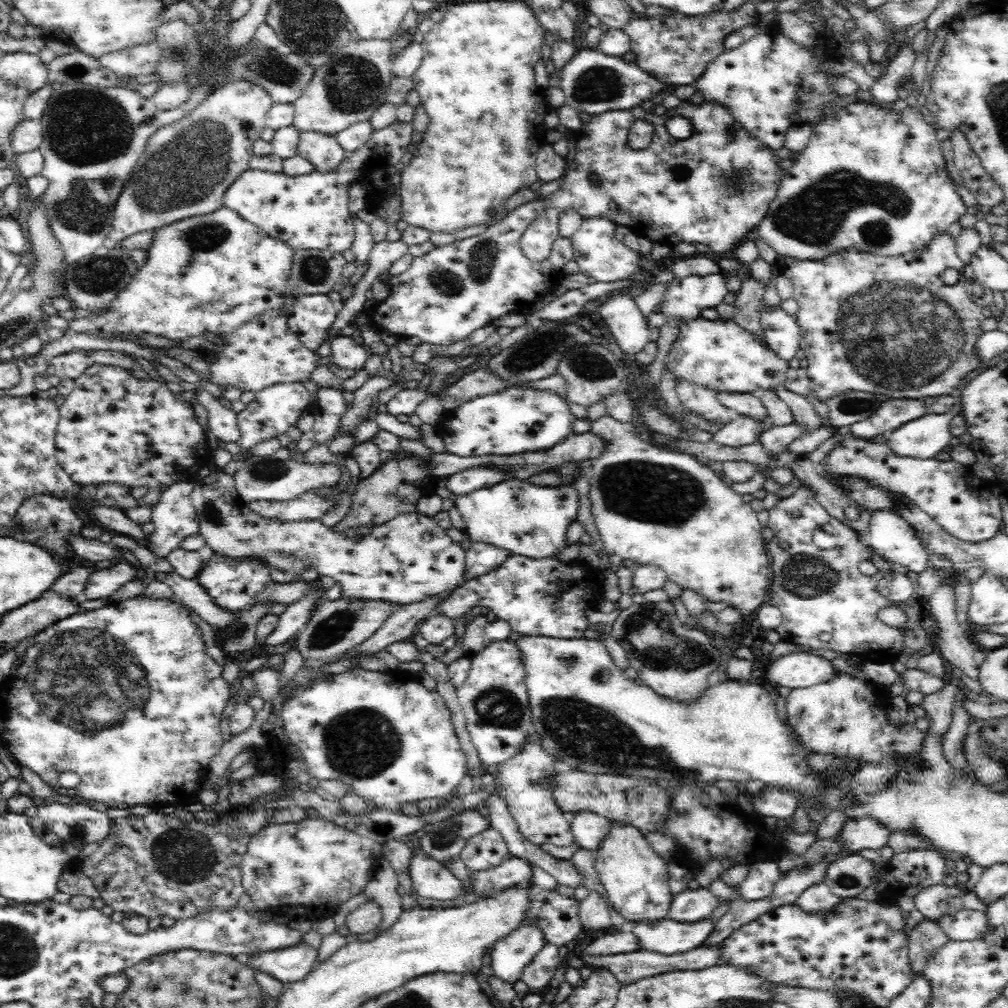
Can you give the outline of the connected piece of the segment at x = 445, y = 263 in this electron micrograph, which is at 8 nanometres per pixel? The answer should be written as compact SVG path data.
M546 198L528 201L509 211L502 222L487 227L482 234L436 246L421 257L413 257L412 264L406 272L387 278L390 295L386 300L377 302L369 311L370 324L378 330L388 331L400 338L416 337L422 343L430 345L432 352L438 353L440 348L452 346L504 315L528 313L536 301L552 295L555 289L563 284L566 278L563 268L573 260L574 255L569 238L559 236L554 241L550 256L544 262L530 263L520 247L519 241L526 228L538 220L542 212L546 212Z

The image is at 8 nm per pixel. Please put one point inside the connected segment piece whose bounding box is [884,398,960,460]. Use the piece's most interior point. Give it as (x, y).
(922, 439)

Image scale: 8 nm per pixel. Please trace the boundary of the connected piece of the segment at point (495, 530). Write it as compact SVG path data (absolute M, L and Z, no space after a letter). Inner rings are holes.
M506 479L466 496L456 496L454 503L464 519L463 530L472 543L504 549L510 555L548 560L569 547L566 531L577 518L580 501L579 492L571 484L552 488L530 481Z

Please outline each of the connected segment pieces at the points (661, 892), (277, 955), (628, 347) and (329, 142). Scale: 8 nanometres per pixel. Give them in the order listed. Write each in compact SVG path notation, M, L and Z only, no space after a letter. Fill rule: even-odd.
M614 823L598 843L593 867L614 908L624 918L630 922L667 918L673 898L669 888L668 862L652 849L650 841L636 826Z
M300 942L298 946L280 950L262 949L248 955L247 964L255 972L271 976L282 984L290 985L304 980L315 968L317 951Z
M629 295L608 300L601 306L600 315L610 327L620 350L628 356L638 354L651 342L647 318Z
M310 131L301 132L296 155L307 160L314 172L330 174L338 170L346 152L337 137Z

